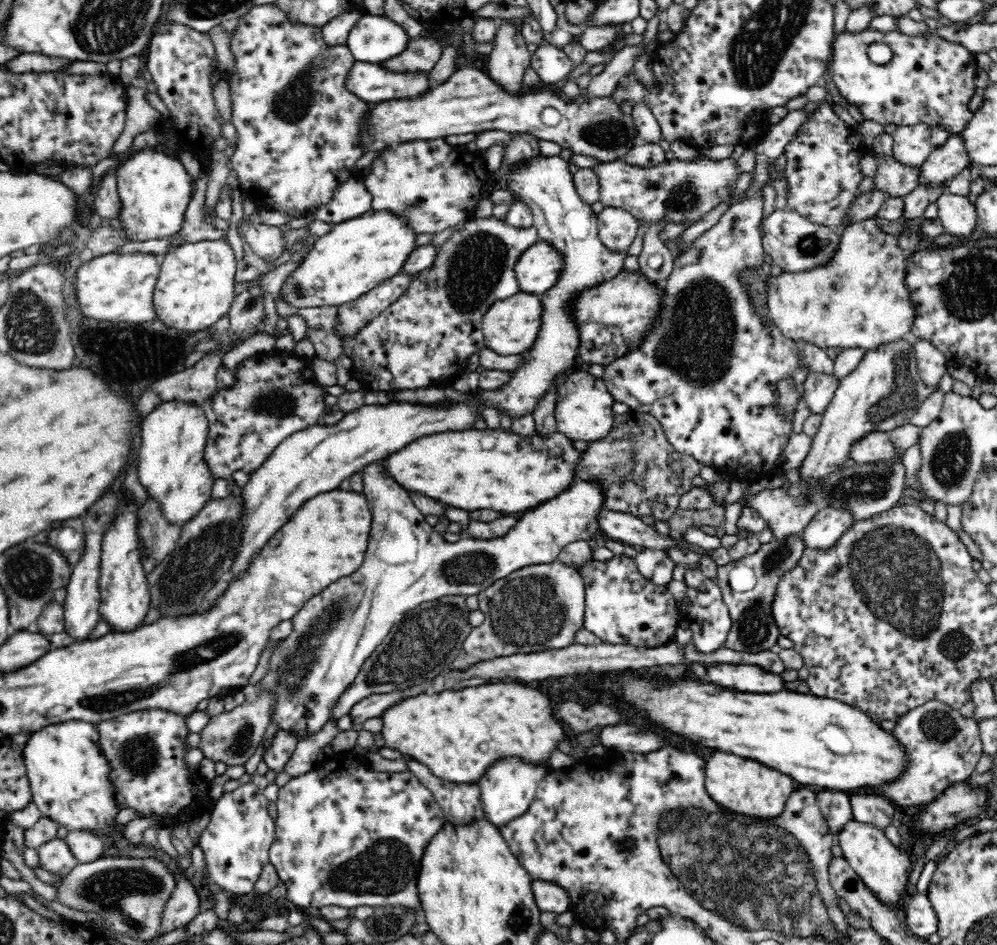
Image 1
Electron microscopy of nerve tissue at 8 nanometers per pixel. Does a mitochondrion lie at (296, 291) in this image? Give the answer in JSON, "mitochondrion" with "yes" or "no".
{"mitochondrion":"yes"}

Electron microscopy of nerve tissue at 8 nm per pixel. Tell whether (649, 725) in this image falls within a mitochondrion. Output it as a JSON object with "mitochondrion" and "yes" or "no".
{"mitochondrion":"no"}

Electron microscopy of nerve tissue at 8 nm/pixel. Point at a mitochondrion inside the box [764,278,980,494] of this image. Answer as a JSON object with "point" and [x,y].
{"point":[902,395]}

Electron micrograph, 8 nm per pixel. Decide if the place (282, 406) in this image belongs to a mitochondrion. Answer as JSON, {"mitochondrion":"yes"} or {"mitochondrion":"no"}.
{"mitochondrion":"yes"}

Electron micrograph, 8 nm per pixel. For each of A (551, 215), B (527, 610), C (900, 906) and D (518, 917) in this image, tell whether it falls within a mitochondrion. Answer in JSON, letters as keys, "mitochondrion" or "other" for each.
{"A":"other","B":"mitochondrion","C":"other","D":"mitochondrion"}

